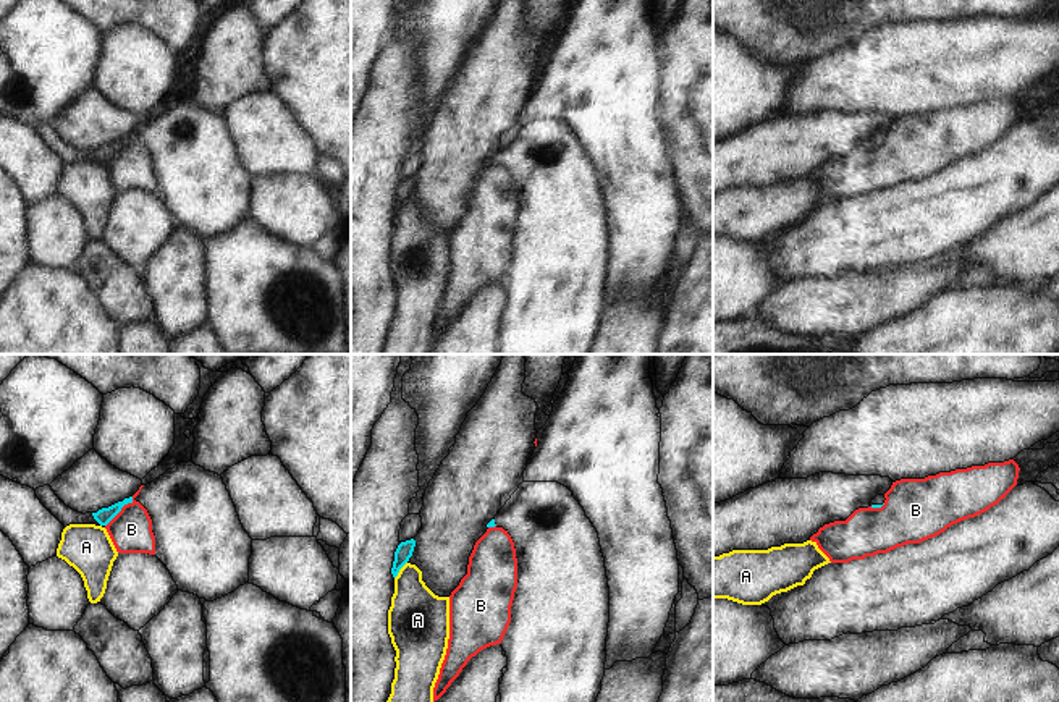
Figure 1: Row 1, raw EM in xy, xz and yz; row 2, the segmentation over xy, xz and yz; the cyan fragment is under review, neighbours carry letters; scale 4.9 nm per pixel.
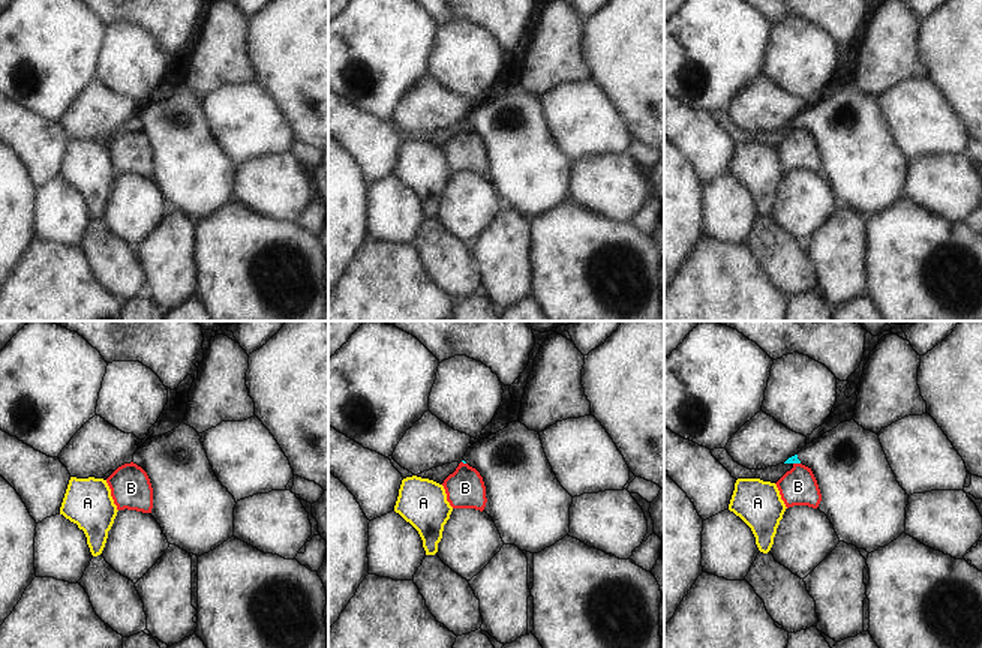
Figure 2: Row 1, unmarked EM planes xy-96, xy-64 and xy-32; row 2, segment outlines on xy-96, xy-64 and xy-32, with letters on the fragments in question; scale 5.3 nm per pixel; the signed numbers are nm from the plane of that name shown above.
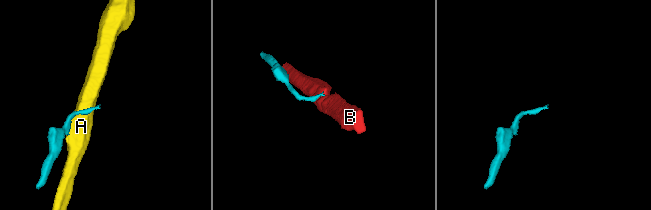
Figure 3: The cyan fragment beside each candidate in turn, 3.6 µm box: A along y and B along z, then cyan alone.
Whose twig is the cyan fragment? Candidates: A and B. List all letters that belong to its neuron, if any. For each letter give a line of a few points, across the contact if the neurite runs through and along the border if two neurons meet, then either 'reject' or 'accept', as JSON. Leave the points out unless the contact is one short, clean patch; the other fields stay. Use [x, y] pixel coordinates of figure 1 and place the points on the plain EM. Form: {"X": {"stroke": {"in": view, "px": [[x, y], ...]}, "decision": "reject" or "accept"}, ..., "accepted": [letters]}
{"A": {"decision": "reject"}, "B": {"stroke": {"in": "xy", "px": [[133, 135], [105, 164]]}, "decision": "reject"}, "accepted": []}

